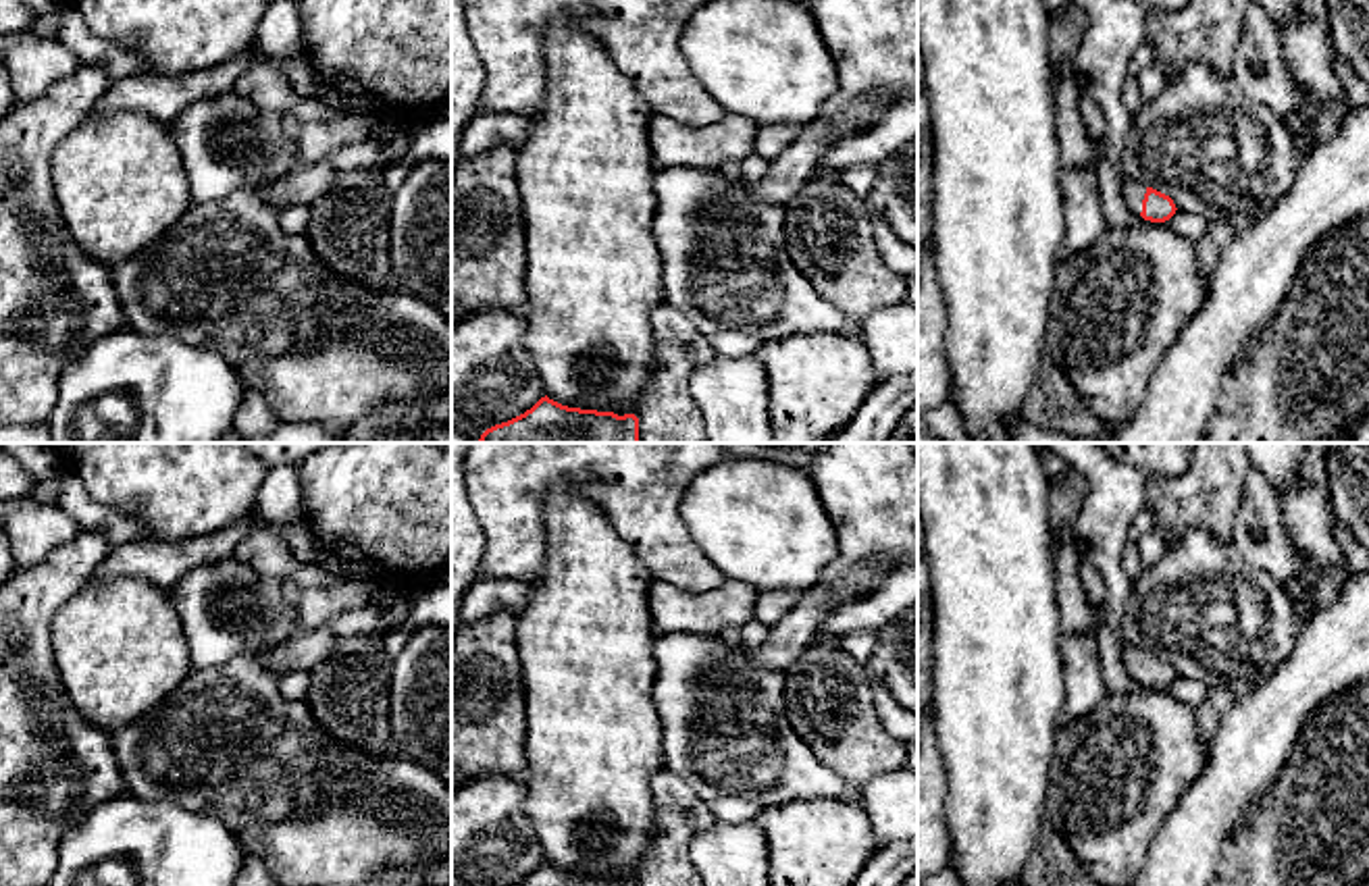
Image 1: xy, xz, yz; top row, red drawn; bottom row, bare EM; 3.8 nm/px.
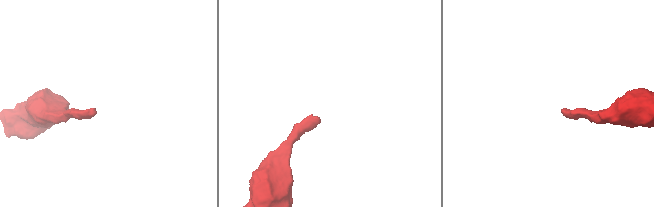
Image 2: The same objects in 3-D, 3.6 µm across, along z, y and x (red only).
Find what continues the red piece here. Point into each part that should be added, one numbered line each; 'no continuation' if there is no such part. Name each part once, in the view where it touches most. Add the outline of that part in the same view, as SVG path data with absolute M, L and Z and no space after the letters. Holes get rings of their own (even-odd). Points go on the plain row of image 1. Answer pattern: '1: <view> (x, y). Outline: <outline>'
1: yz (1132, 658). Outline: M1123 645L1121 659L1123 659L1126 672L1136 682L1140 682L1140 678L1142 678L1142 666L1144 666L1144 659L1146 659L1146 651L1142 651L1138 647L1132 647L1132 645Z

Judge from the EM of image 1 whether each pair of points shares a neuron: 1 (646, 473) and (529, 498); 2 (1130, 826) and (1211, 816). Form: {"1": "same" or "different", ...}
{"1": "same", "2": "different"}

